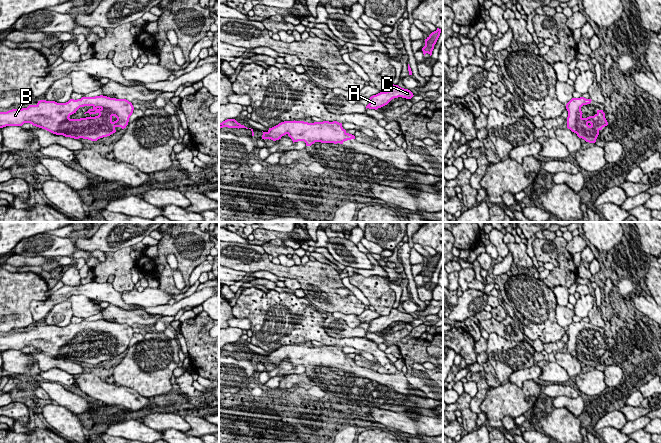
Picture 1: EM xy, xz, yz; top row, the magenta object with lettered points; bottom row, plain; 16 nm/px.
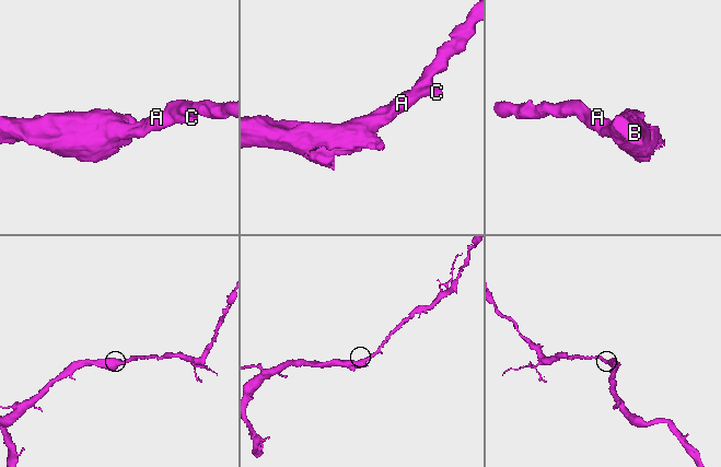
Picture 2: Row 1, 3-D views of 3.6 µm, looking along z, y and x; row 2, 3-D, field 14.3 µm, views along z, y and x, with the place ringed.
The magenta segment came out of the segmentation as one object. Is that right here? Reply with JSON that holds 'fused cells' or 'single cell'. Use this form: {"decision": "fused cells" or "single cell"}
{"decision": "single cell"}

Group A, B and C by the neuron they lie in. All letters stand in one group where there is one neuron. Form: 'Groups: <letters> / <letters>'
Groups: A B C

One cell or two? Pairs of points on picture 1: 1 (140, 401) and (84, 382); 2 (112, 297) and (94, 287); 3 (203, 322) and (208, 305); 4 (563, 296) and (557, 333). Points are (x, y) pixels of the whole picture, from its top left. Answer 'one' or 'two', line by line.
1: one
2: one
3: two
4: two

